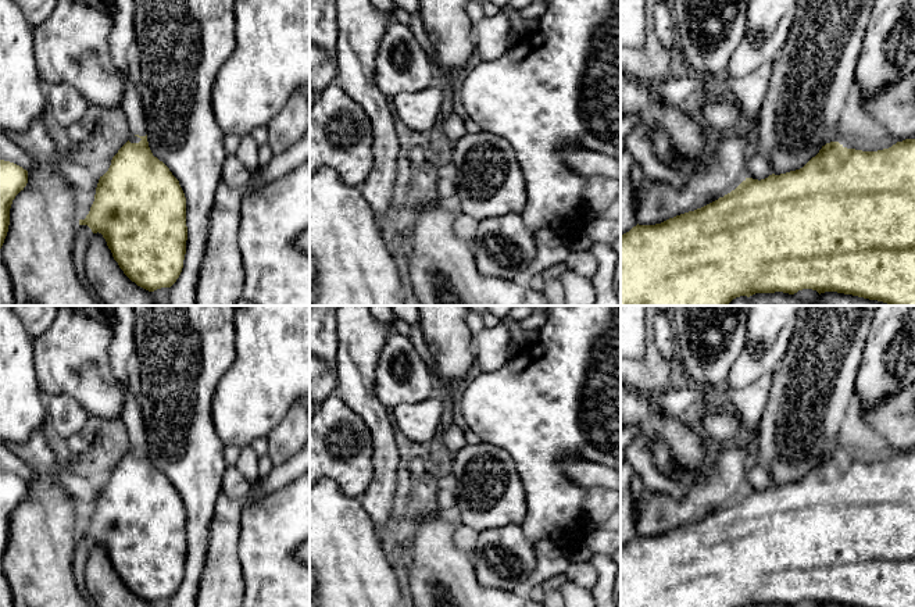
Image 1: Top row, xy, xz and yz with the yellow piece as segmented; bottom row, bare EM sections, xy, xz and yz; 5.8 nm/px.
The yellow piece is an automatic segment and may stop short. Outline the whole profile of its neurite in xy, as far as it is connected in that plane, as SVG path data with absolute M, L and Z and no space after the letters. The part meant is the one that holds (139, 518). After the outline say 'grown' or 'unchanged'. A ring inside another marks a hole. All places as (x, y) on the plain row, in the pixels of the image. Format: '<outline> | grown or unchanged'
M114 306L112 321L111 368L125 397L119 418L131 436L131 444L142 451L128 451L112 468L108 482L99 490L90 522L85 531L79 531L79 536L87 536L93 544L101 544L124 585L137 597L154 603L171 599L182 583L187 551L186 508L179 492L149 458L139 397L128 385L128 365L135 360L133 306Z | grown

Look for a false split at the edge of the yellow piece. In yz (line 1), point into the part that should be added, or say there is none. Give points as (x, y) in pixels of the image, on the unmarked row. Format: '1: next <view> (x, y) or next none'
1: next none

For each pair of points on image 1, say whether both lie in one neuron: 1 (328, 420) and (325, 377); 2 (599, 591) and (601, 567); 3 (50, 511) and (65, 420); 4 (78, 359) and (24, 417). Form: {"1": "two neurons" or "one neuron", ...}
{"1": "two neurons", "2": "one neuron", "3": "two neurons", "4": "two neurons"}

